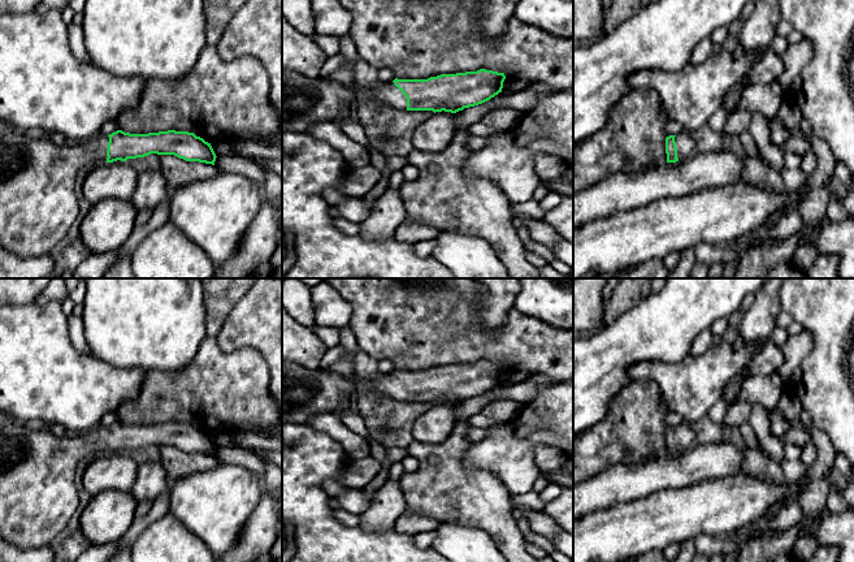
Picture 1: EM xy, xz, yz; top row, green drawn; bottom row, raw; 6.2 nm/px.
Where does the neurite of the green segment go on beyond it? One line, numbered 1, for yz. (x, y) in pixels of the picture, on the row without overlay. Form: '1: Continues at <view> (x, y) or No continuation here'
1: Continues at yz (685, 436)

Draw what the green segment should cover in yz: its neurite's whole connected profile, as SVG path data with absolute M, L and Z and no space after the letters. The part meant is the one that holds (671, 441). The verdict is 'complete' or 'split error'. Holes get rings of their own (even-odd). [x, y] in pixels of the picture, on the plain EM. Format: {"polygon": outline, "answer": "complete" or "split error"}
{"polygon": "M688 423L666 429L667 454L686 451L695 444L695 433Z", "answer": "split error"}

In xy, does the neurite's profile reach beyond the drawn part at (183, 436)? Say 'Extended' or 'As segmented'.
Extended

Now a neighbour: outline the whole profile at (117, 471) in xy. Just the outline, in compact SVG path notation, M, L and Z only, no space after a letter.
M103 453L91 459L82 484L91 496L104 490L130 492L136 480L138 466L127 453Z

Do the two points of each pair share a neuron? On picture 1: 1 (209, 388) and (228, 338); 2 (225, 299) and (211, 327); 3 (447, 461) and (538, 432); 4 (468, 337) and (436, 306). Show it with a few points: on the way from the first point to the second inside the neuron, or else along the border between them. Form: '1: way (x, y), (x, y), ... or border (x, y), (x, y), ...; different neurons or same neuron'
1: border (215, 337), (224, 351), (252, 349); different neurons
2: way (219, 306), (215, 320); same neuron
3: border (471, 442), (464, 465), (491, 472); different neurons
4: way (460, 331), (443, 314); same neuron

